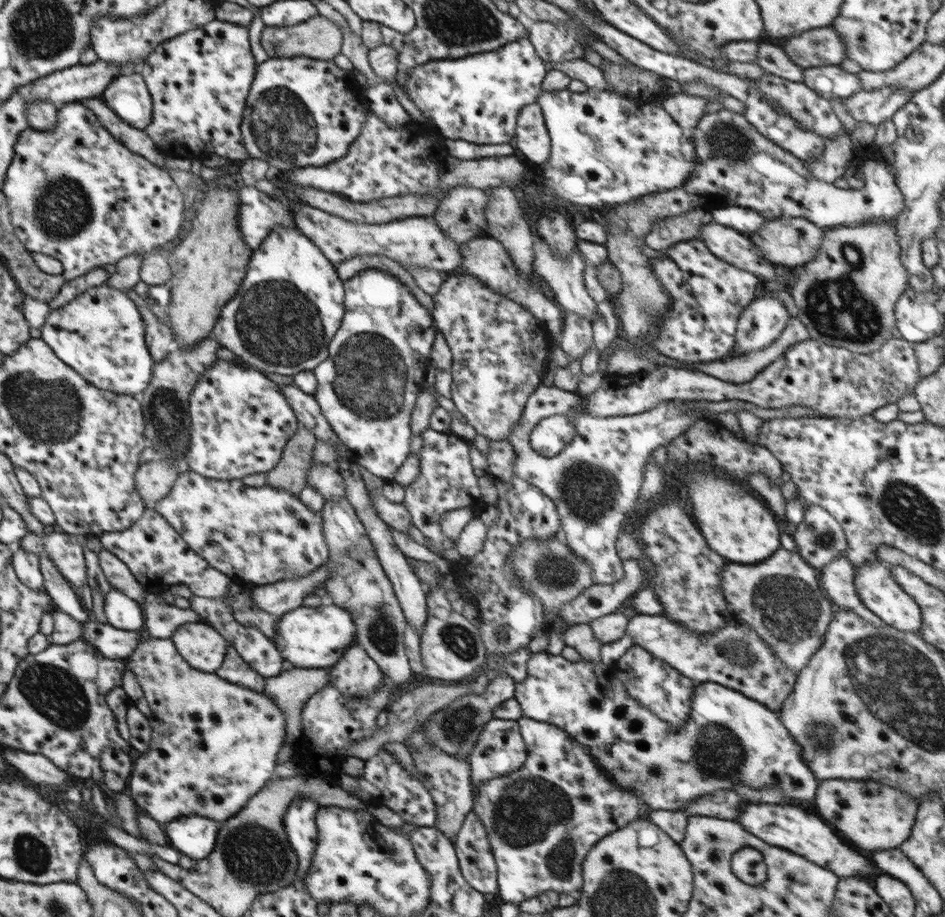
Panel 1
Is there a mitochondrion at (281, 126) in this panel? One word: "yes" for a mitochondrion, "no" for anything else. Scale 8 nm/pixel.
yes

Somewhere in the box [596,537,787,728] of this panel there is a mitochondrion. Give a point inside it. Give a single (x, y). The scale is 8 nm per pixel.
(736, 652)

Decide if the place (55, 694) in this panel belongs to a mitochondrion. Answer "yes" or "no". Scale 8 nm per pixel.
yes

